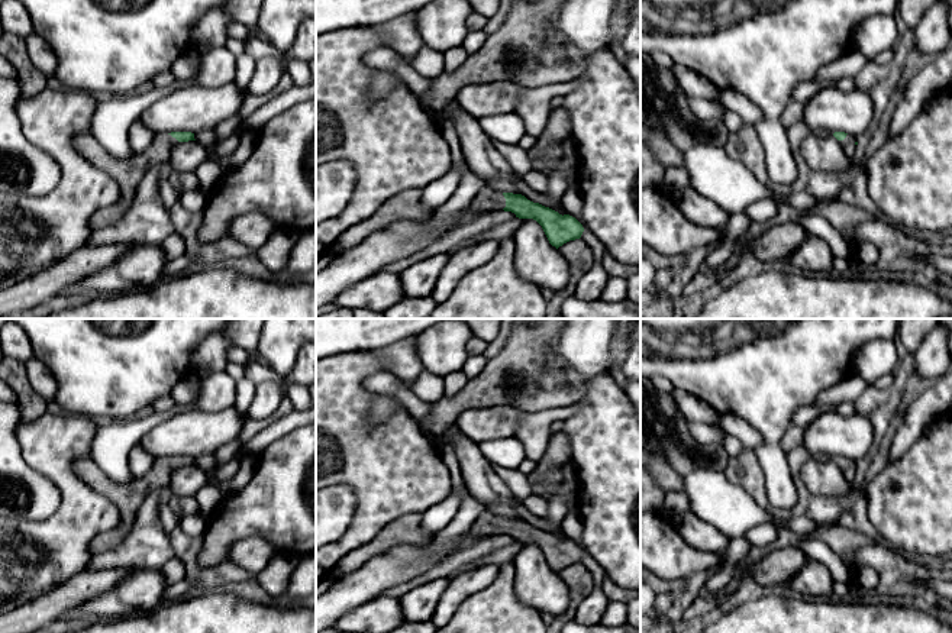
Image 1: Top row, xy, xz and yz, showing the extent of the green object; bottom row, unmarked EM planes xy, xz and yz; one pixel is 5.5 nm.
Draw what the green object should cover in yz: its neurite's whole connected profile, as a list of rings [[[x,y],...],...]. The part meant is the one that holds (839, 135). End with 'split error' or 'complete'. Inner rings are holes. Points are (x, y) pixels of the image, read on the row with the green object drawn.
[[[835,132],[833,136],[839,141],[839,143],[843,148],[845,154],[852,158],[855,155],[856,138],[852,136],[852,135],[848,135],[845,132]]] | split error

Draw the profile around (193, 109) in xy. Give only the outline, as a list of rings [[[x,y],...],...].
[[[233,81],[219,87],[185,85],[165,91],[138,120],[154,133],[197,133],[239,116],[243,97],[245,91]]]

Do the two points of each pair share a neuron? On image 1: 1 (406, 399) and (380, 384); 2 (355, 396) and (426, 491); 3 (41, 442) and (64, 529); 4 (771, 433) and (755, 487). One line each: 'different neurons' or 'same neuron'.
1: same neuron
2: same neuron
3: same neuron
4: different neurons

